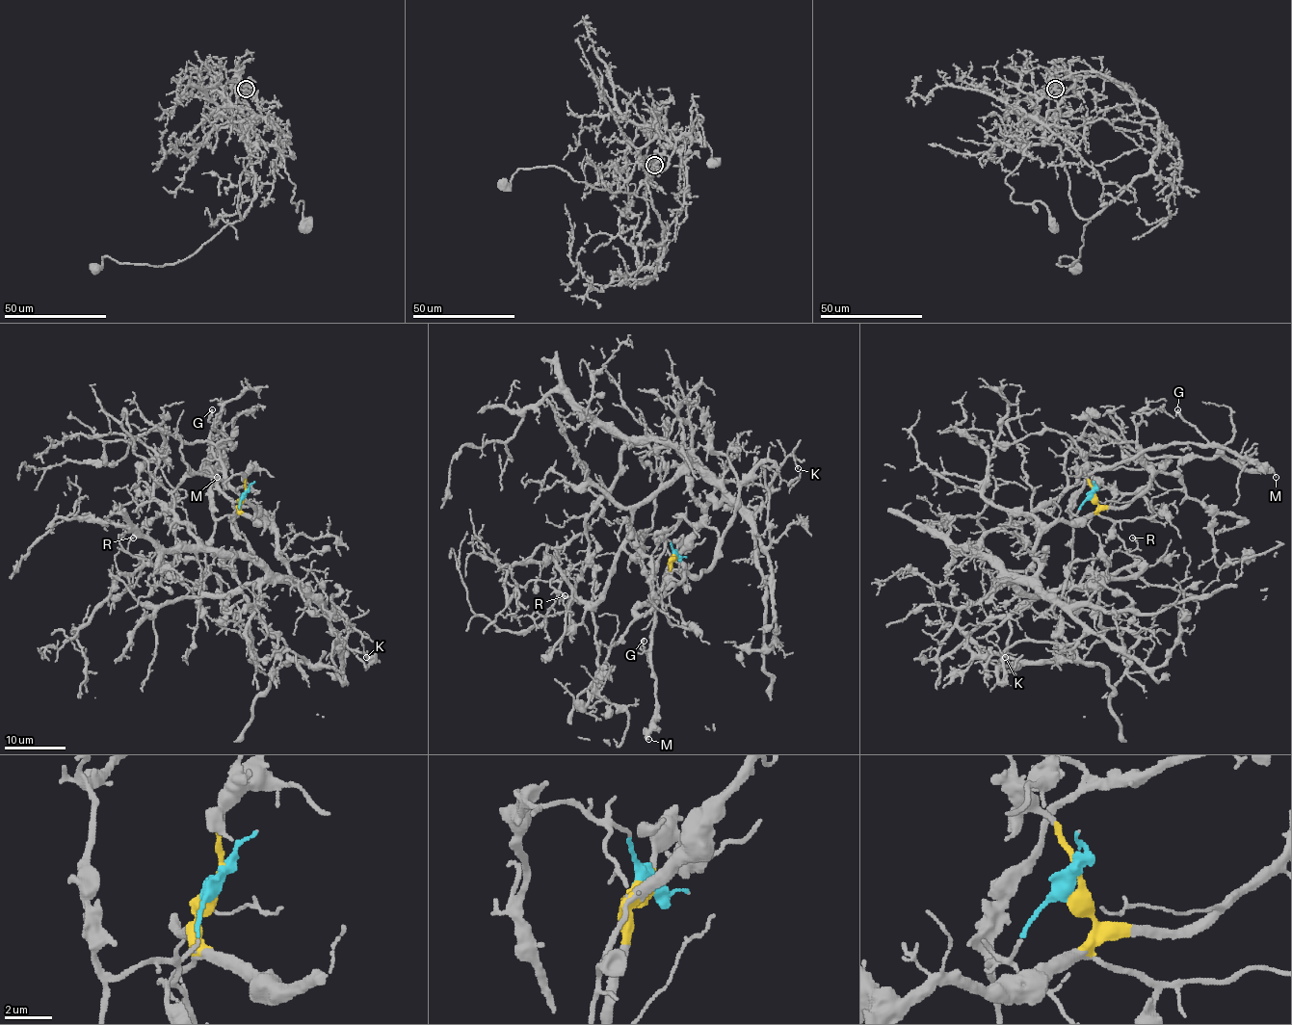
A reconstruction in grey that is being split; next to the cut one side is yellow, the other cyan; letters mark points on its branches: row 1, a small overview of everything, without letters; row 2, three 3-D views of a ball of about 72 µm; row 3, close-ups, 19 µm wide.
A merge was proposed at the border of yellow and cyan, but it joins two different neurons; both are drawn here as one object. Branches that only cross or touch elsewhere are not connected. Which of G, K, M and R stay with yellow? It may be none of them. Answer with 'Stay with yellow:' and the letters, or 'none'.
Stay with yellow: K, R

